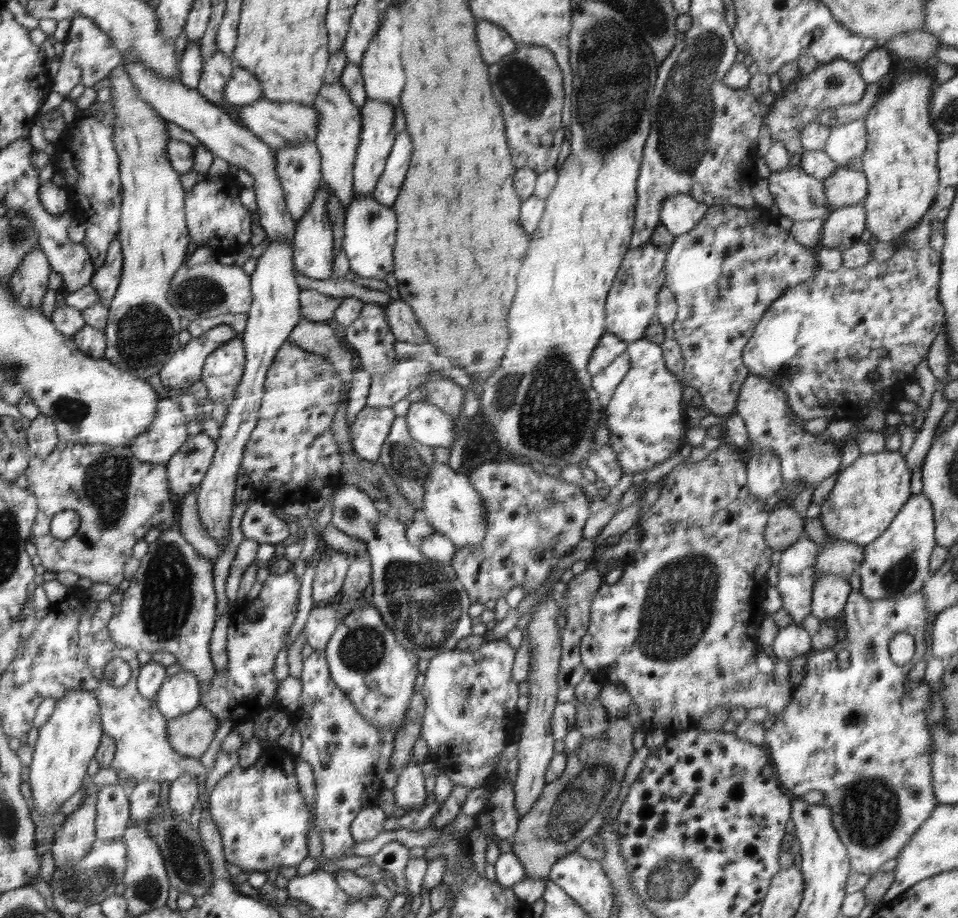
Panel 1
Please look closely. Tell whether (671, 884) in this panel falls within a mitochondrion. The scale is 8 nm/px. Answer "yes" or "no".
yes

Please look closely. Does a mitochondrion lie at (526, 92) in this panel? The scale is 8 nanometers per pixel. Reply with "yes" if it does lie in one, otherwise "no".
yes

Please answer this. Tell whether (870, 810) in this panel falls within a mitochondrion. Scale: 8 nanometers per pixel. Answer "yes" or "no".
yes

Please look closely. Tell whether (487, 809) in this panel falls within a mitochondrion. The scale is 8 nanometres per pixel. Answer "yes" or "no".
no

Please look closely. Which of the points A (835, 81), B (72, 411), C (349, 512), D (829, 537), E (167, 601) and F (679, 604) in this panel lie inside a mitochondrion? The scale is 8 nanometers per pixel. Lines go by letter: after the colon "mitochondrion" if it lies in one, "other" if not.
A: mitochondrion
B: mitochondrion
C: mitochondrion
D: other
E: mitochondrion
F: mitochondrion

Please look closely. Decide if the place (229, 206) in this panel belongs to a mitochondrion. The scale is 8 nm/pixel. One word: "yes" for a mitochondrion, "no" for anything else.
no

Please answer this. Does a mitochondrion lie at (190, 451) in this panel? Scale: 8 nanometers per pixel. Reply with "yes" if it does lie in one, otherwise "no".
yes

